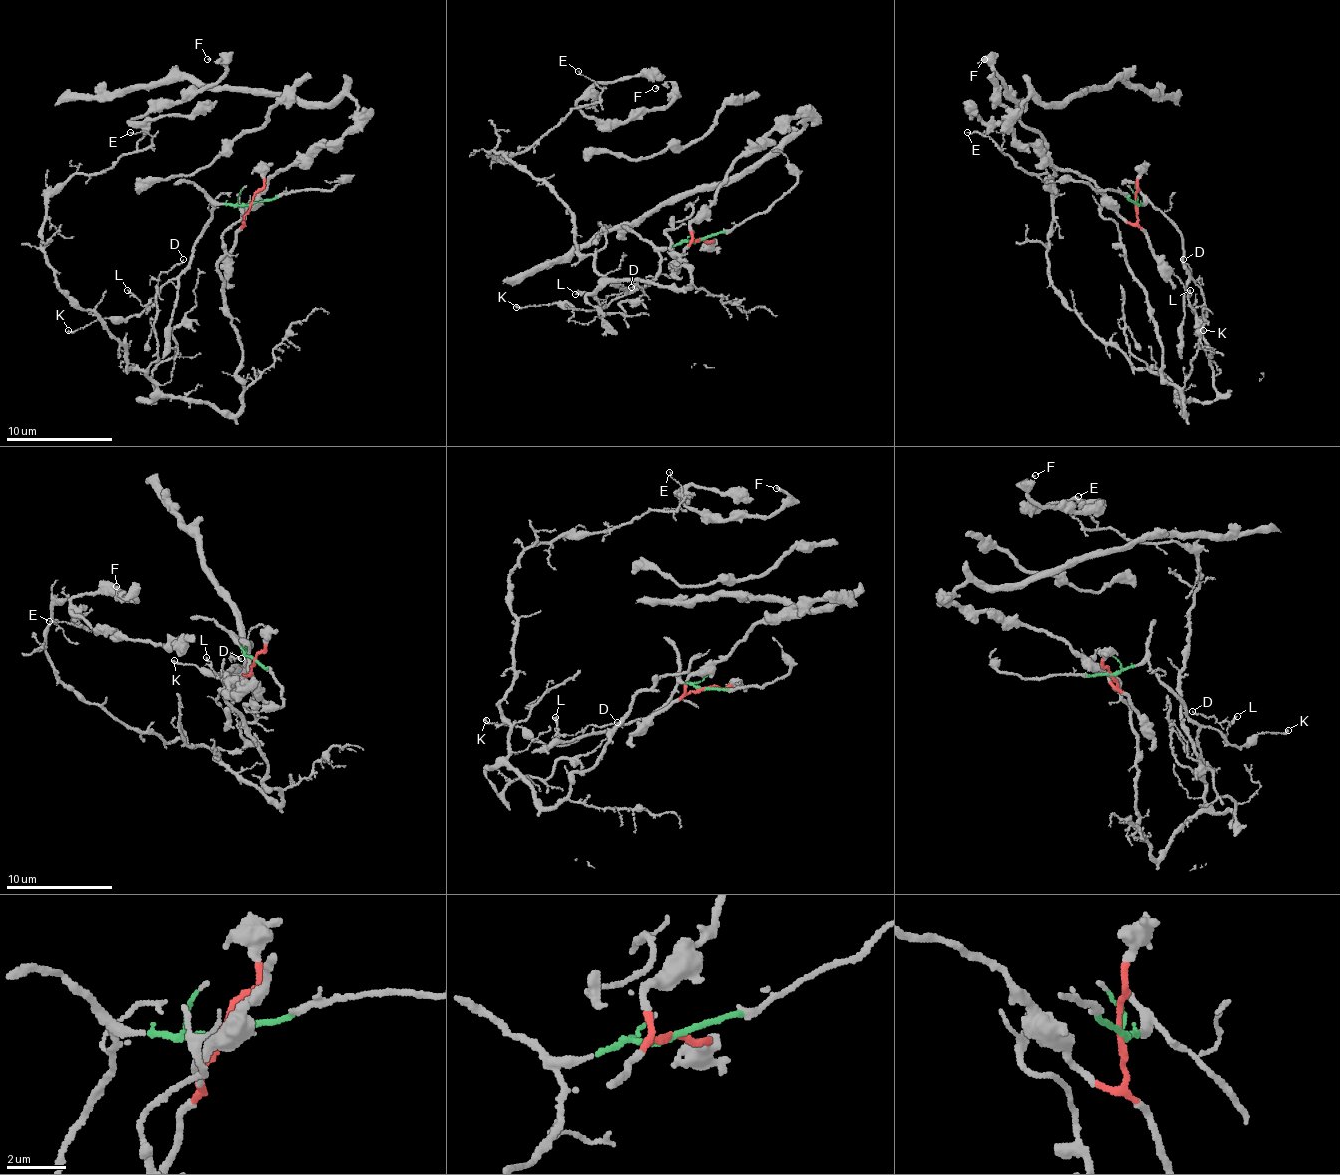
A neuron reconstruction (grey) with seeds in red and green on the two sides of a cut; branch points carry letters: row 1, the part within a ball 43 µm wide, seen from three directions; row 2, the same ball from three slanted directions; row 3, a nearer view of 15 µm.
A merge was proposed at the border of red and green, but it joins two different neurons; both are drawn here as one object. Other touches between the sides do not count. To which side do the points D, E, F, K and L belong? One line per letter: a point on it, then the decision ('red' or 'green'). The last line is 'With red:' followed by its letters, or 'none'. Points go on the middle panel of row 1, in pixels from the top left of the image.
D: (631, 287) | green
E: (578, 71) | red
F: (655, 88) | red
K: (516, 307) | green
L: (575, 294) | green
With red: E, F

